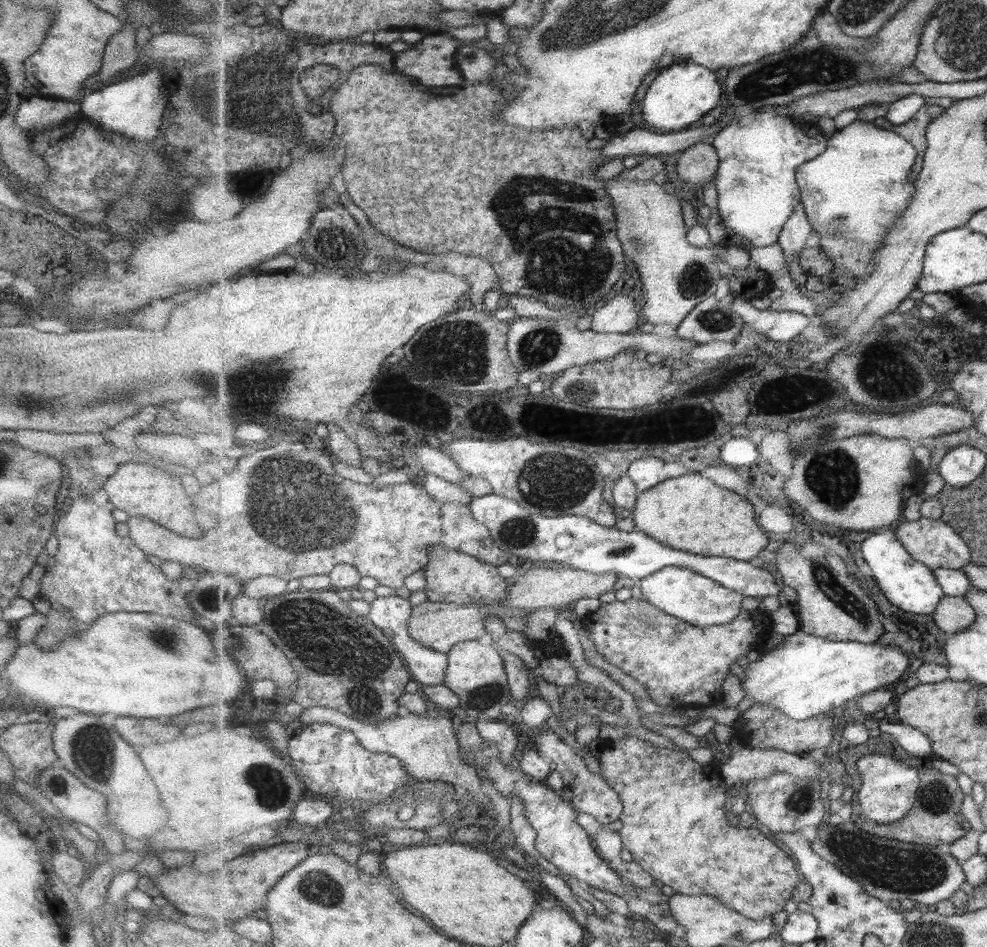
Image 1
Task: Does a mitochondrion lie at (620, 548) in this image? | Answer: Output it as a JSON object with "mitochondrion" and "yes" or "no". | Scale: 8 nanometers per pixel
{"mitochondrion":"yes"}

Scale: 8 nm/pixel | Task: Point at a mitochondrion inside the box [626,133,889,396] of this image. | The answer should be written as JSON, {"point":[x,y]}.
{"point":[844,233]}

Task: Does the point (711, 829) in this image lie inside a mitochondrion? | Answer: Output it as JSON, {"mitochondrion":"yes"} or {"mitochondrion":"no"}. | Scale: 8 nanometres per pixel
{"mitochondrion":"no"}

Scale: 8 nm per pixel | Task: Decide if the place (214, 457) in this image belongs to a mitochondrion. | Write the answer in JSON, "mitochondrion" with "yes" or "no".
{"mitochondrion":"no"}

